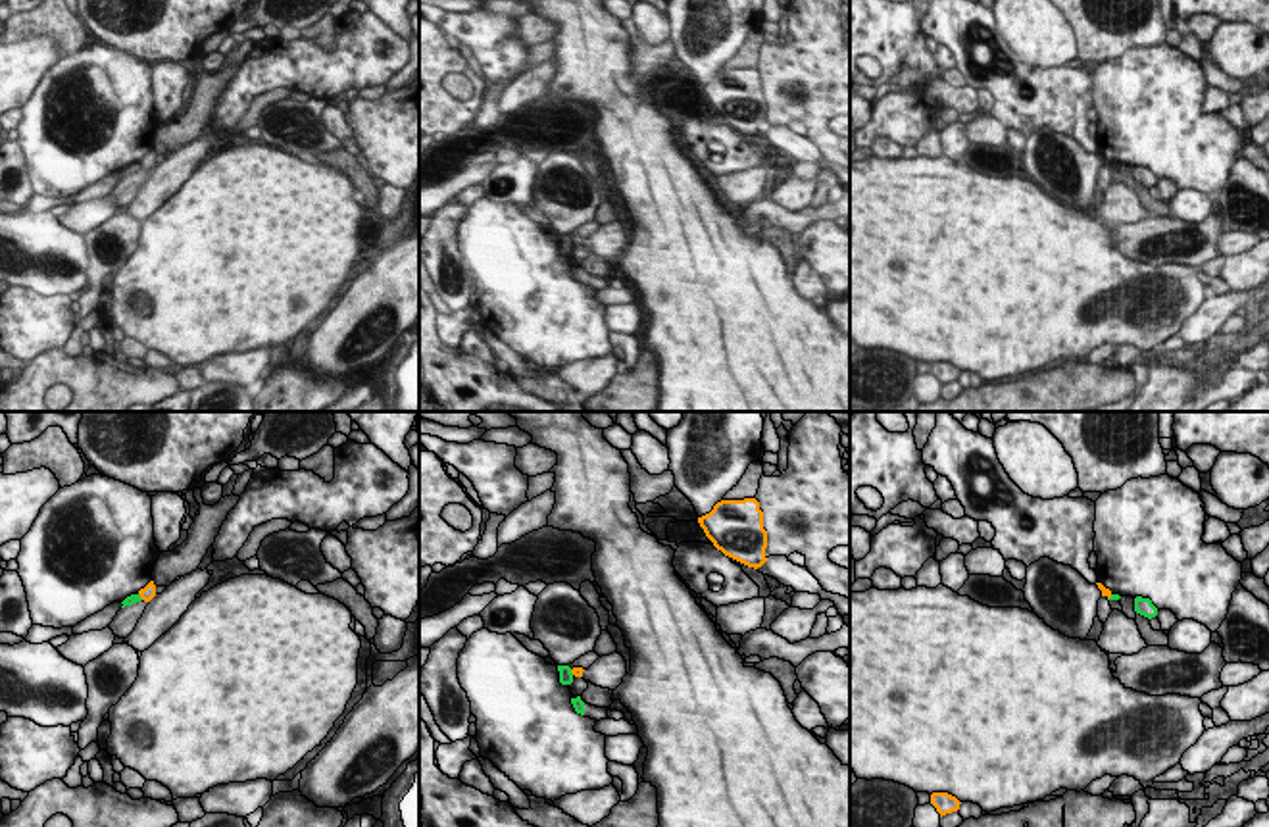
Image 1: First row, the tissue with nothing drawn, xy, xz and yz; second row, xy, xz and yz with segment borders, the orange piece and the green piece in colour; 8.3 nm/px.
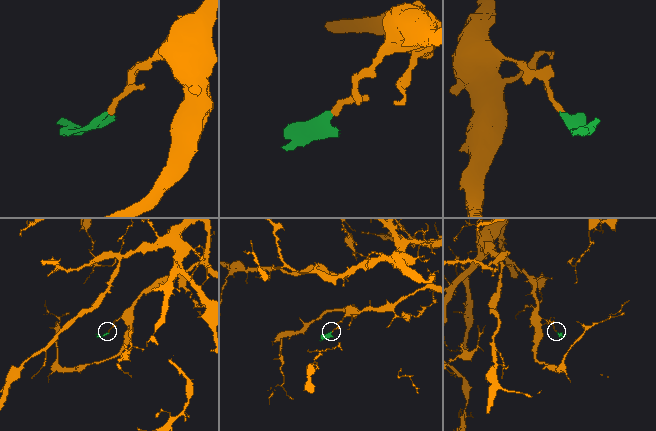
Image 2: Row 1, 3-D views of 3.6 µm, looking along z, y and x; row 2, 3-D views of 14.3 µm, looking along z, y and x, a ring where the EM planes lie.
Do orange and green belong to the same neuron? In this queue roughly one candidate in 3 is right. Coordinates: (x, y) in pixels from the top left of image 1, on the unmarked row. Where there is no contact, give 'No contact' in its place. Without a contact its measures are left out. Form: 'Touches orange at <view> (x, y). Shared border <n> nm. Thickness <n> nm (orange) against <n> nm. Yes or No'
Touches orange at xy (141, 166). Shared border 70 nm. Thickness 120 nm (orange) against 90 nm. No

